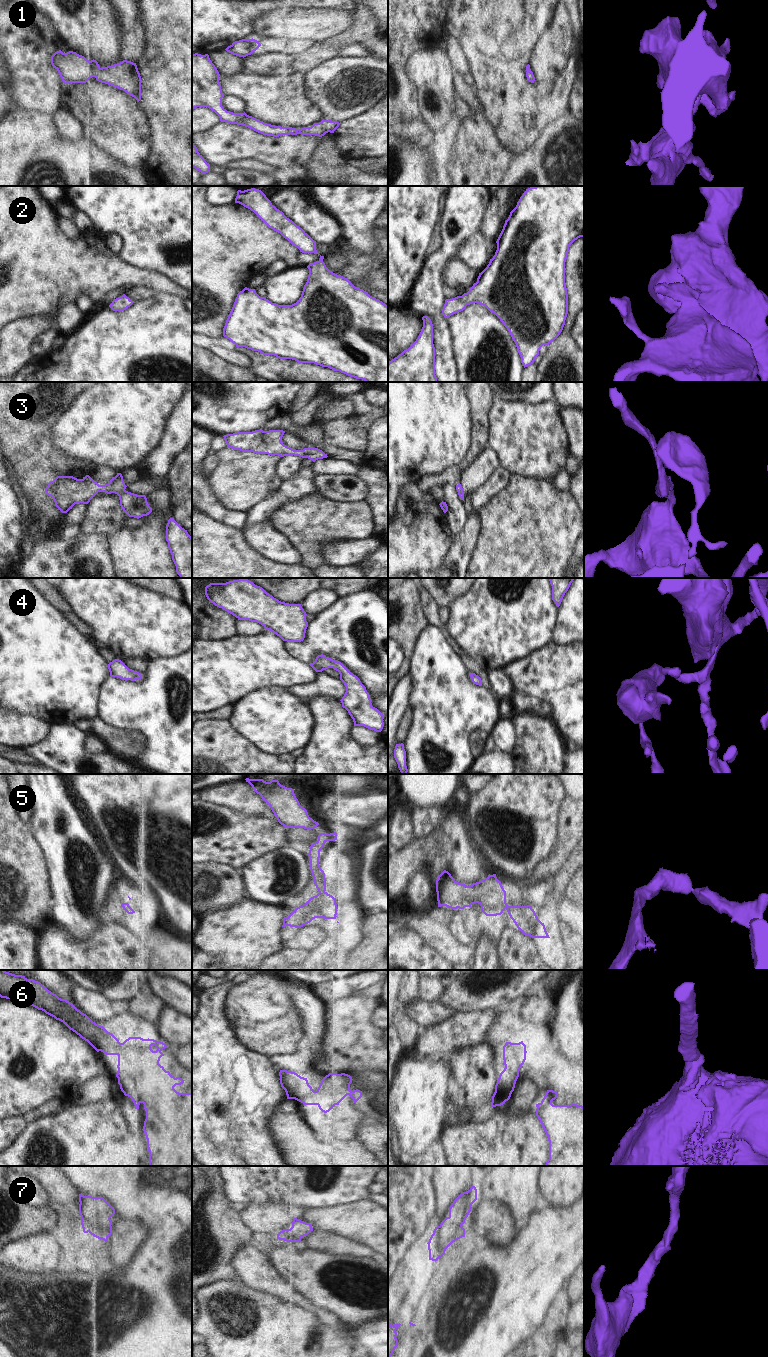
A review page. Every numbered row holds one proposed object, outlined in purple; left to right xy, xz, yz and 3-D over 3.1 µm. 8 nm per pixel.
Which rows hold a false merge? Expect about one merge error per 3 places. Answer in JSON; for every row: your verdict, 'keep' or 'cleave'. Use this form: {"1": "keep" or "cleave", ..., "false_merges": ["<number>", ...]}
{"1": "keep", "2": "keep", "3": "keep", "4": "keep", "5": "cleave", "6": "keep", "7": "keep", "false_merges": ["5"]}

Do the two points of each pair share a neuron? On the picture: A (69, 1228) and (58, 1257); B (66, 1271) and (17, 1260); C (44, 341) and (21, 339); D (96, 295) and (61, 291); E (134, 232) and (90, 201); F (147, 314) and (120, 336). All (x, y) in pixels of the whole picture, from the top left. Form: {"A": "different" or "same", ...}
{"A": "different", "B": "different", "C": "different", "D": "same", "E": "same", "F": "same"}

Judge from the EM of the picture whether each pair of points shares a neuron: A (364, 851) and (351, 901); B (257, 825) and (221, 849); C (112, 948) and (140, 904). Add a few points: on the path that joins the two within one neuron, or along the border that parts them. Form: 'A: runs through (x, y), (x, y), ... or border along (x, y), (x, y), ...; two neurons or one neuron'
A: runs through (367, 863), (367, 885), (363, 889); one neuron
B: runs through (248, 834), (243, 839), (230, 840); one neuron
C: border along (135, 912), (144, 917); two neurons

